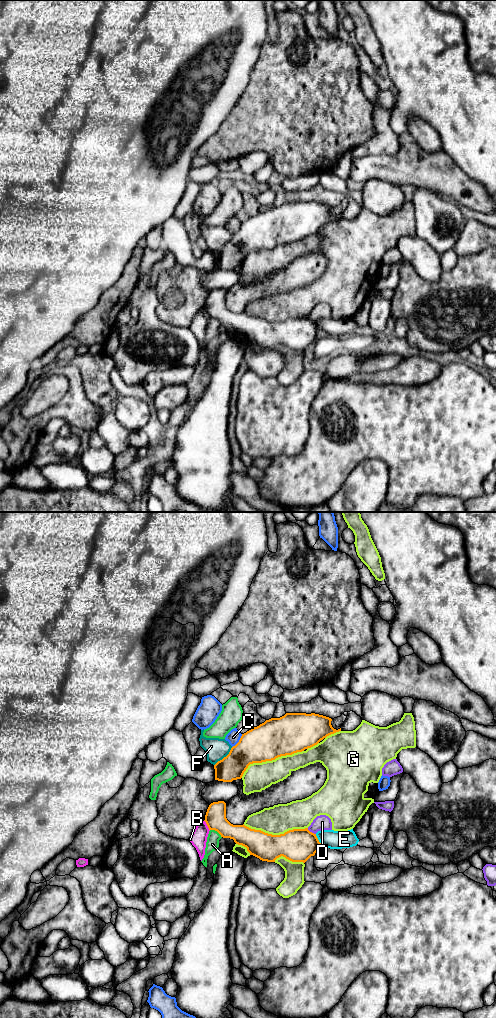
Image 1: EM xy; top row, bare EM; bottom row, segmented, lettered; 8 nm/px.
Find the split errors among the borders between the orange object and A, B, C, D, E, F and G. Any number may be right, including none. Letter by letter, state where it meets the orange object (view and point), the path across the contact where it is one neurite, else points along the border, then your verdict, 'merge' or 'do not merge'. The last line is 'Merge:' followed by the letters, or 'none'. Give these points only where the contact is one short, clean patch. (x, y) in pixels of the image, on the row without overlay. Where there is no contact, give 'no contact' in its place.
A: xy (216, 318) | do not merge
B: xy (207, 313) | along xy (204, 308), (209, 318) | do not merge
C: xy (239, 229) | do not merge
D: xy (311, 320) | do not merge
E: xy (318, 328) | do not merge
F: xy (224, 245) | along xy (232, 235), (214, 253) | do not merge
G: xy (270, 248) | do not merge
Merge: none

